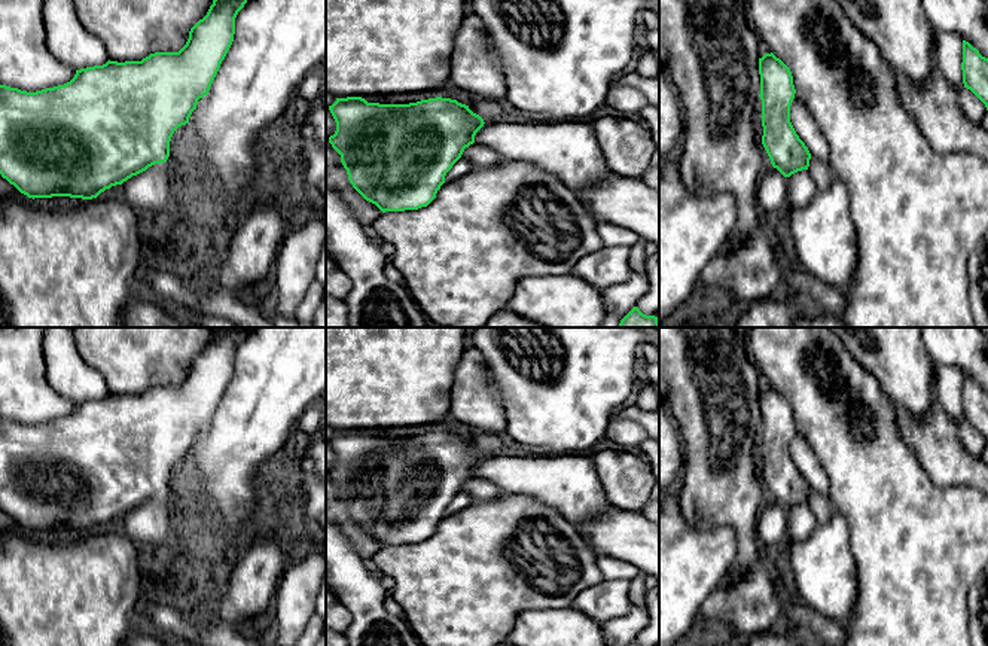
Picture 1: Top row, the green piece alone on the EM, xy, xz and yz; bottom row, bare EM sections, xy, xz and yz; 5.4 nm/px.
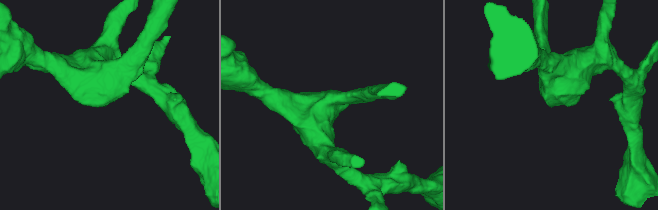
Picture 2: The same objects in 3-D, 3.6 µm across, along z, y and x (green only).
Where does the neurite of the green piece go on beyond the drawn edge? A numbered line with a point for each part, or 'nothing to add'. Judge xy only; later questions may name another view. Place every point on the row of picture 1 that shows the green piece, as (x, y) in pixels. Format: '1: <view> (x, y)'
1: xy (148, 191)

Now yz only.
1: yz (771, 194)

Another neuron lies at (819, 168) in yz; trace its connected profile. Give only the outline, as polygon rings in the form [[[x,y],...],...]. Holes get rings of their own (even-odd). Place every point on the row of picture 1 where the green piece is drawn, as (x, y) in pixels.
[[[811,155],[808,171],[811,173],[820,191],[824,189],[833,177],[833,171],[830,170],[829,162],[814,155]]]

